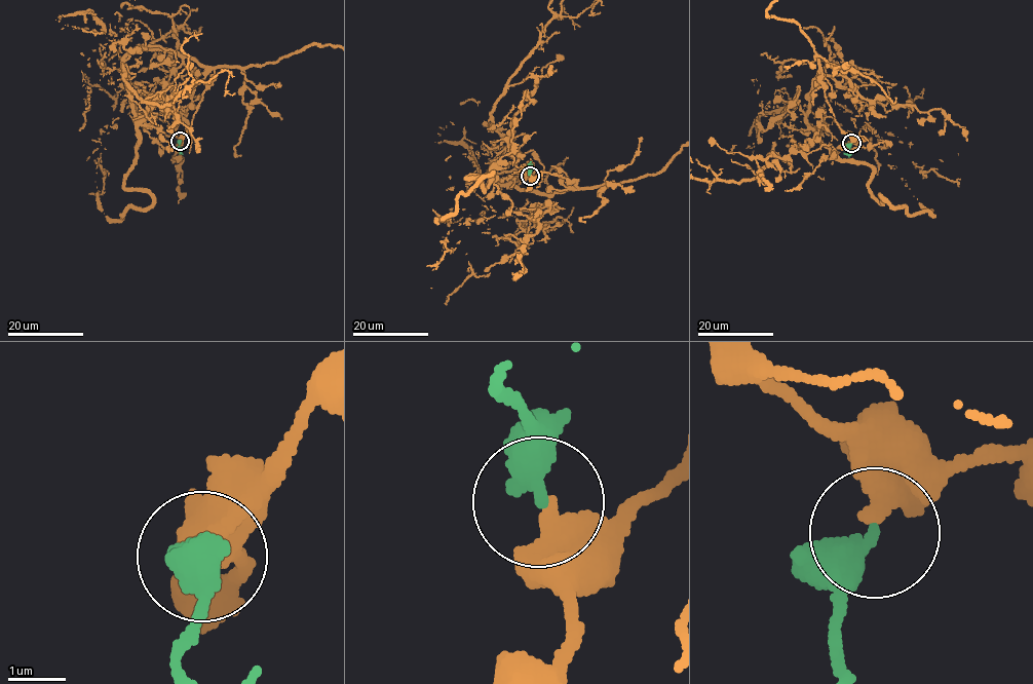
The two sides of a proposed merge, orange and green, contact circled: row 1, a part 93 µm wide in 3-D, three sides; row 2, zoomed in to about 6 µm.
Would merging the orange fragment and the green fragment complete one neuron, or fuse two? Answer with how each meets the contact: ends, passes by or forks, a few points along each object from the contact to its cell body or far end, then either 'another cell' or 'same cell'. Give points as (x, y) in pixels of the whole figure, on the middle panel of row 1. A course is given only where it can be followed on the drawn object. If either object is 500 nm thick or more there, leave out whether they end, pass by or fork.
orange ends | green ends | orange via (530, 176), (577, 188), (500, 183), (490, 167), (517, 152), (490, 116), (560, 12) | green via (530, 176), (528, 167), (531, 161) | another cell

